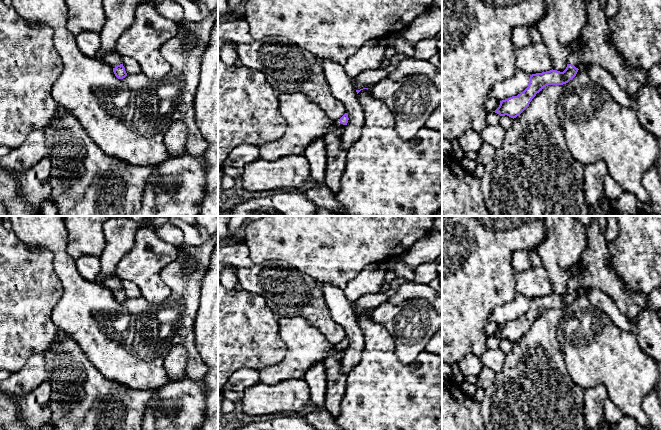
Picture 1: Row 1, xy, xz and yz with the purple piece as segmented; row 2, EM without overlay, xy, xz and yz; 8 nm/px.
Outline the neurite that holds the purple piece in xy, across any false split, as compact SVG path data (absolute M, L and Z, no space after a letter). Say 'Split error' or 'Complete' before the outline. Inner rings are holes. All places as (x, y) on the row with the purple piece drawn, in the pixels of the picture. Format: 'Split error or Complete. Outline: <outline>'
Split error. Outline: M116 51L107 53L103 58L103 62L113 69L113 72L118 79L123 79L127 76L122 64L122 57Z

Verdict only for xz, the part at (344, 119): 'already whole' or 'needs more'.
needs more

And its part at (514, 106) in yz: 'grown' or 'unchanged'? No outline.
grown

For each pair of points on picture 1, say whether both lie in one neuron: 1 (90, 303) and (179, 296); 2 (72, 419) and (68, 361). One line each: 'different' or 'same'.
1: same
2: same

